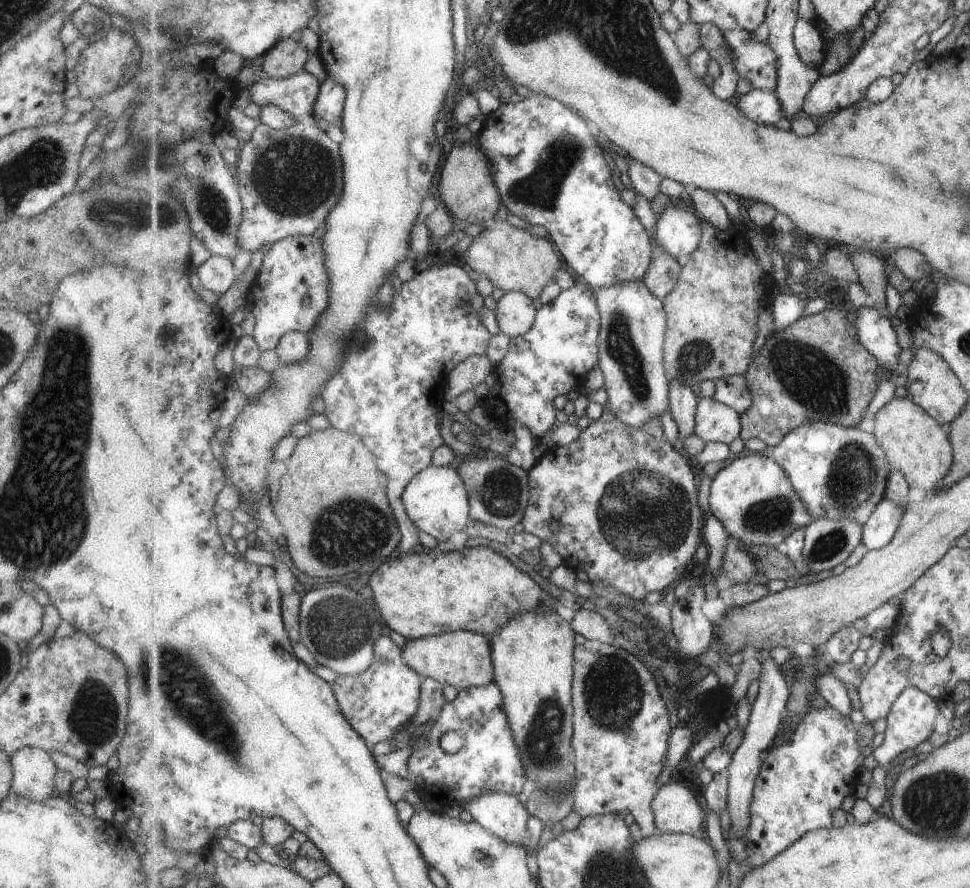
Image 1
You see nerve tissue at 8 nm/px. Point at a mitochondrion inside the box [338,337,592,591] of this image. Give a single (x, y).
(501, 494)

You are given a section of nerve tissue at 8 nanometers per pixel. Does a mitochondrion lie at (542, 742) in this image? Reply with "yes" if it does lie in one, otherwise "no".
yes

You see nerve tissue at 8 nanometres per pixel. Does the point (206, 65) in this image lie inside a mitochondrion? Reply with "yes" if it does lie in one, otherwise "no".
no

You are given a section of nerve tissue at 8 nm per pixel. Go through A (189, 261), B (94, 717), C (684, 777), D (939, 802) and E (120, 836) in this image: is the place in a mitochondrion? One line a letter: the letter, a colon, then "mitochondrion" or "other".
A: other
B: mitochondrion
C: other
D: mitochondrion
E: other

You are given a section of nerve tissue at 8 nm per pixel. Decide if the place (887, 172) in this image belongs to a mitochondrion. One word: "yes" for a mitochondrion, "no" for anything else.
yes

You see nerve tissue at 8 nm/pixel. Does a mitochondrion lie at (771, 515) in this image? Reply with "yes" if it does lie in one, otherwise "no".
yes

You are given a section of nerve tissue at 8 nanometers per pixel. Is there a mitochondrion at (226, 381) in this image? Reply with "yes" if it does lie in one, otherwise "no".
no

